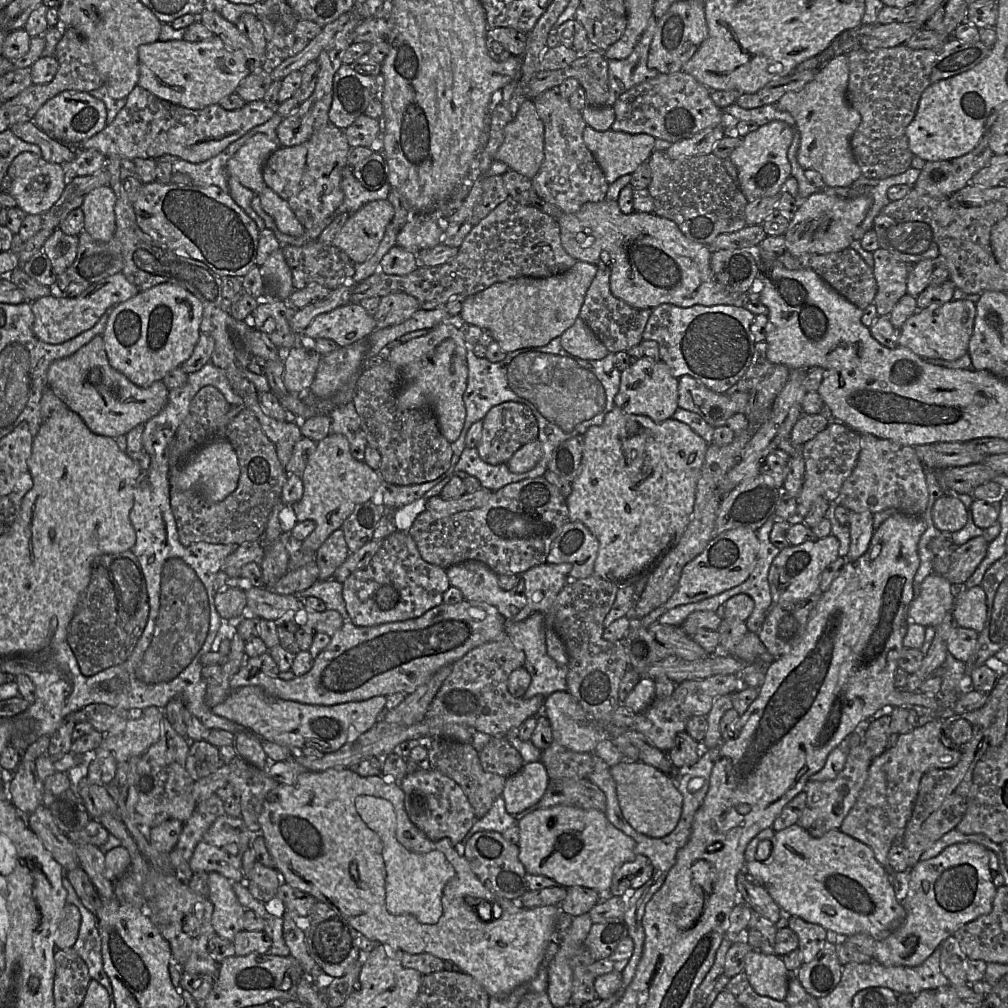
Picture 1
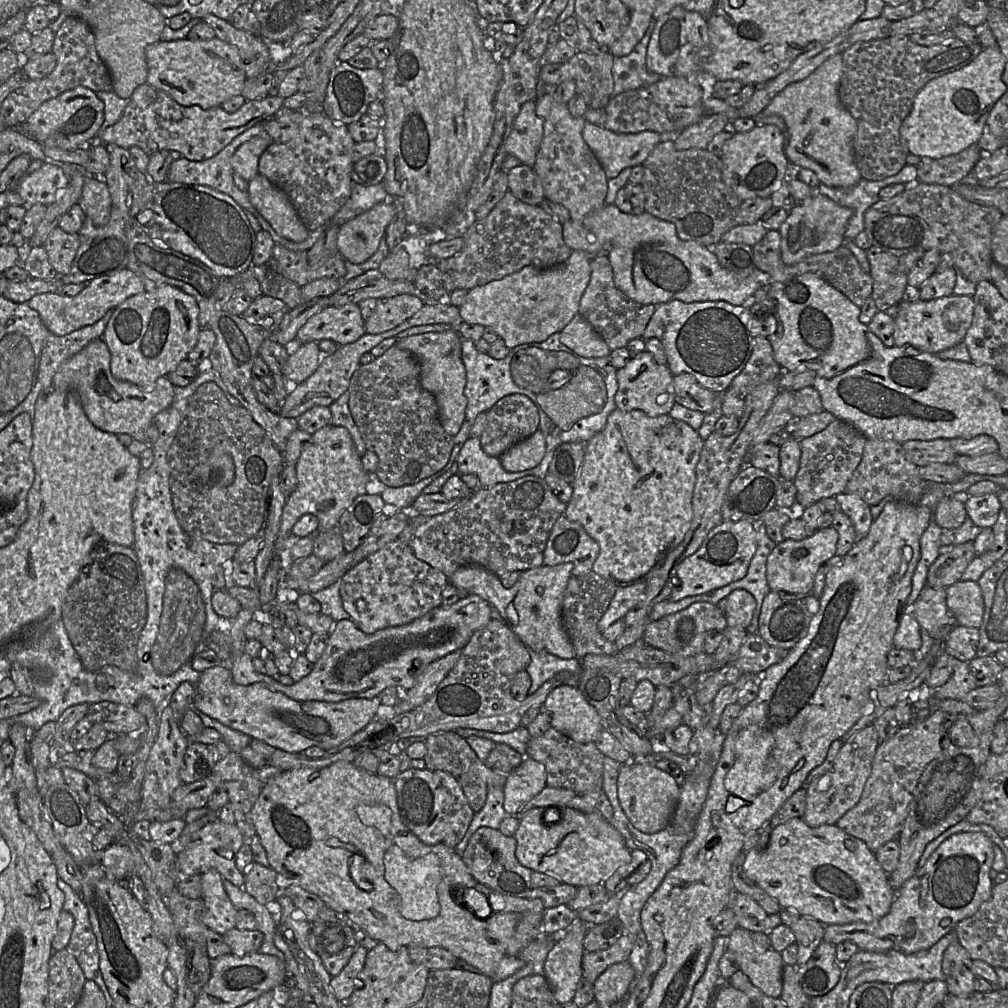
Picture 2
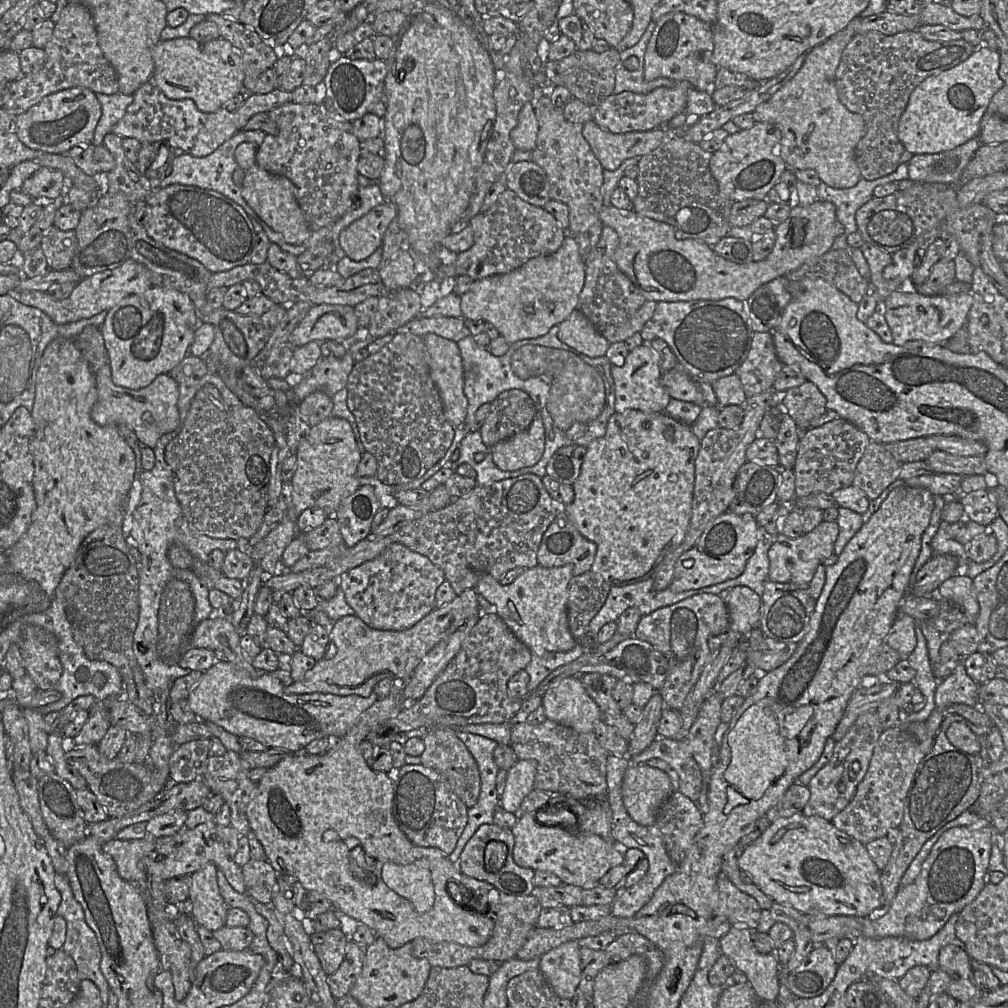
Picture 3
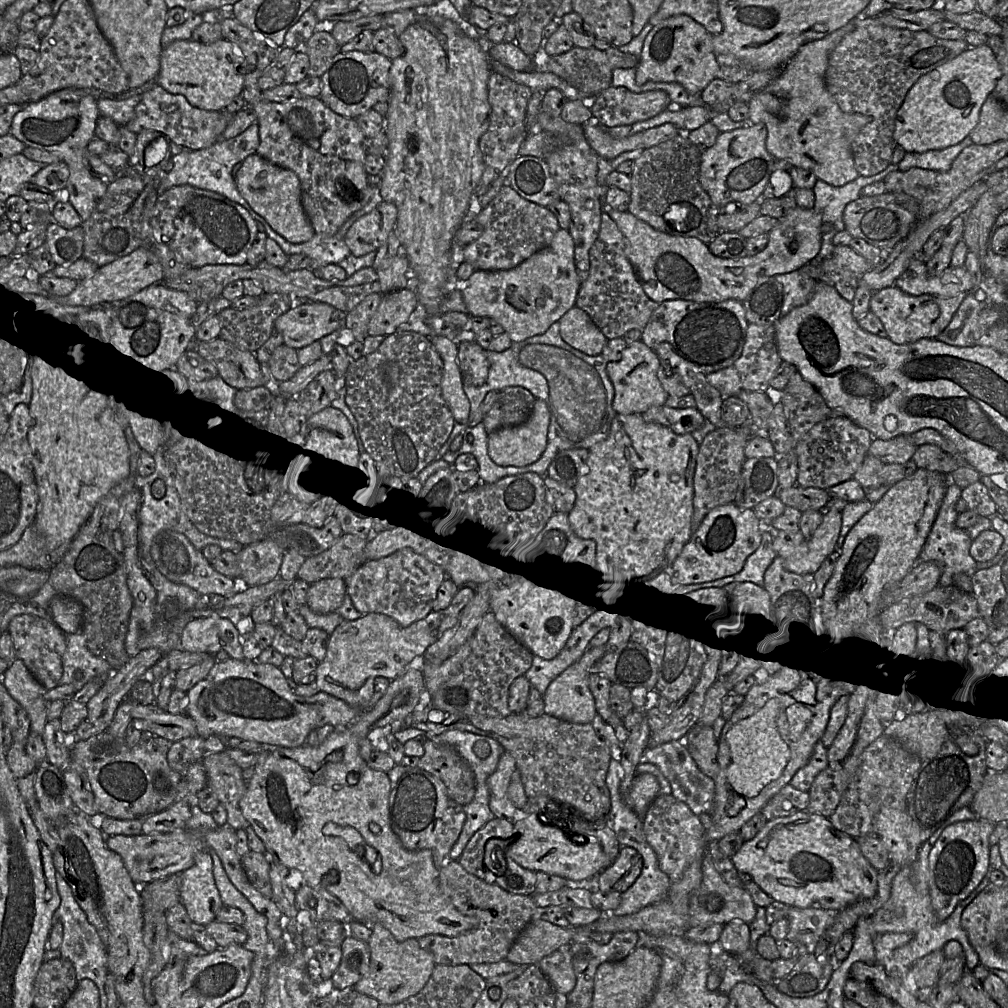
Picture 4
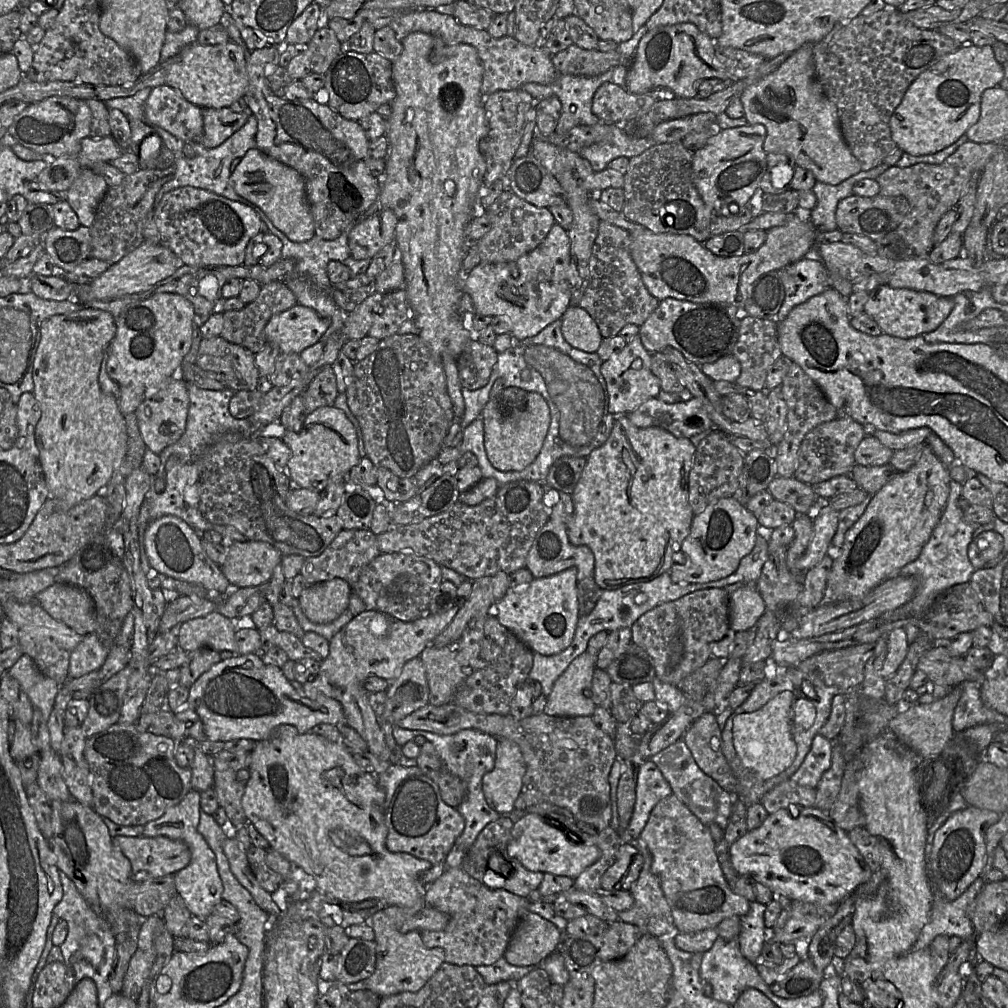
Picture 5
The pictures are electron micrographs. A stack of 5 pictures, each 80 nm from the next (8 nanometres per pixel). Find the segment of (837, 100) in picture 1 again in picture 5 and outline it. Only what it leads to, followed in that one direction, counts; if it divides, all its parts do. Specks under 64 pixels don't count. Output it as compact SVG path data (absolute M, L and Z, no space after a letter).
M814 43L802 45L776 71L748 86L741 94L740 100L748 123L763 124L766 127L763 148L767 154L784 154L791 158L795 165L810 170L817 181L837 185L860 172L861 165L843 138L837 106L825 95L817 80L813 45Z

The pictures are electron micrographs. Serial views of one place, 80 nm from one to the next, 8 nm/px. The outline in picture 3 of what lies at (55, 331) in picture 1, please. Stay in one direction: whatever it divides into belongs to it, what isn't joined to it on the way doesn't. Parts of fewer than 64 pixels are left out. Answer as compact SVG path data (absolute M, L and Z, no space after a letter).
M129 258L116 268L81 279L67 299L59 300L42 291L13 290L8 294L24 305L40 309L56 324L68 324L93 317L102 311L109 311L124 298L133 294L143 293L150 287L152 287L152 283L148 269Z

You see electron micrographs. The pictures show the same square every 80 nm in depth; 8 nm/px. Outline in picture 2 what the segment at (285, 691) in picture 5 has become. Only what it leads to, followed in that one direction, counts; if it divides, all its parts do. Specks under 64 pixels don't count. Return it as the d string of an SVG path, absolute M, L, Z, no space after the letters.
M224 663L201 673L195 686L193 706L234 730L289 753L303 753L311 746L334 751L387 710L377 696L339 702L297 701L270 689L263 682L239 685L234 682L231 670Z

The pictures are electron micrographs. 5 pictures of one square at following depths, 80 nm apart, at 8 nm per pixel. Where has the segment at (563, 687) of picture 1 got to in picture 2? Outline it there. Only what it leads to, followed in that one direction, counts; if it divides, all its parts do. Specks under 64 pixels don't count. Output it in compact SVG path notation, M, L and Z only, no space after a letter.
M527 648L530 663L525 671L531 677L531 686L528 695L536 692L546 681L556 674L564 674L566 679L563 684L577 687L582 672L580 660L576 657L570 659L559 658L545 650L535 651Z

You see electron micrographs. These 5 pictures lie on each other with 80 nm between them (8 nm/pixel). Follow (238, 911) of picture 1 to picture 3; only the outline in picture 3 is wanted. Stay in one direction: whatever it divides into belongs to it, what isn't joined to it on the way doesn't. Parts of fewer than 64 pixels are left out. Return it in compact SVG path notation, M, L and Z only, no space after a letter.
M206 864L191 874L188 899L191 902L190 916L197 925L211 931L226 926L229 907L220 894L217 867L214 864Z

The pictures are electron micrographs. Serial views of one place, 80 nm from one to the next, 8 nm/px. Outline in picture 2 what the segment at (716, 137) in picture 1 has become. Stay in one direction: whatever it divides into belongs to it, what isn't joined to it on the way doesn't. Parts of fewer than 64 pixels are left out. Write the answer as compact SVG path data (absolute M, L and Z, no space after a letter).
M724 114L706 115L680 133L674 141L675 148L677 150L707 149L713 137L723 131L729 121L729 118Z

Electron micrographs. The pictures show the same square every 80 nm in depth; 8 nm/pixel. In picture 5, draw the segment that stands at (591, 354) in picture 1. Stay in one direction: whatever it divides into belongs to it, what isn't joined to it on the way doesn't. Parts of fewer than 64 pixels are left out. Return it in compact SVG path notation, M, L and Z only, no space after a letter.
M569 306L561 317L561 331L565 340L584 352L597 352L603 336L593 318L579 306Z

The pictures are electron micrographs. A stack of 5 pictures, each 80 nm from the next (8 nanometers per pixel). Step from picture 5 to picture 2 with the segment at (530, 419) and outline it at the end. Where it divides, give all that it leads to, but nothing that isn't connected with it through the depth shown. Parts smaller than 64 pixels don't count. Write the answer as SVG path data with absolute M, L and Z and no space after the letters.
M537 429L531 436L505 451L499 460L506 471L521 472L536 467L544 457L545 448L545 437Z

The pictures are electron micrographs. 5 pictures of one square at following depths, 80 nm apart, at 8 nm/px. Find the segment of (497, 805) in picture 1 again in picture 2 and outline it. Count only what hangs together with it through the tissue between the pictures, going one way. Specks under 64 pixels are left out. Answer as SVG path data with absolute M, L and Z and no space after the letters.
M489 785L487 788L485 805L480 811L474 813L464 837L455 848L455 851L459 856L462 857L469 839L477 829L480 827L499 829L501 821L508 816L504 810L503 803L503 787L500 787L500 785Z

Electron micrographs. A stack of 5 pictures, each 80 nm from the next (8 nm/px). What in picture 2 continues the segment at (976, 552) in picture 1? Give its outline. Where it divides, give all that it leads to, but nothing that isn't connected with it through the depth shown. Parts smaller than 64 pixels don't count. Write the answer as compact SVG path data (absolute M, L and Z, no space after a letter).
M973 542L942 548L928 570L927 585L932 588L947 588L958 582L975 557Z

